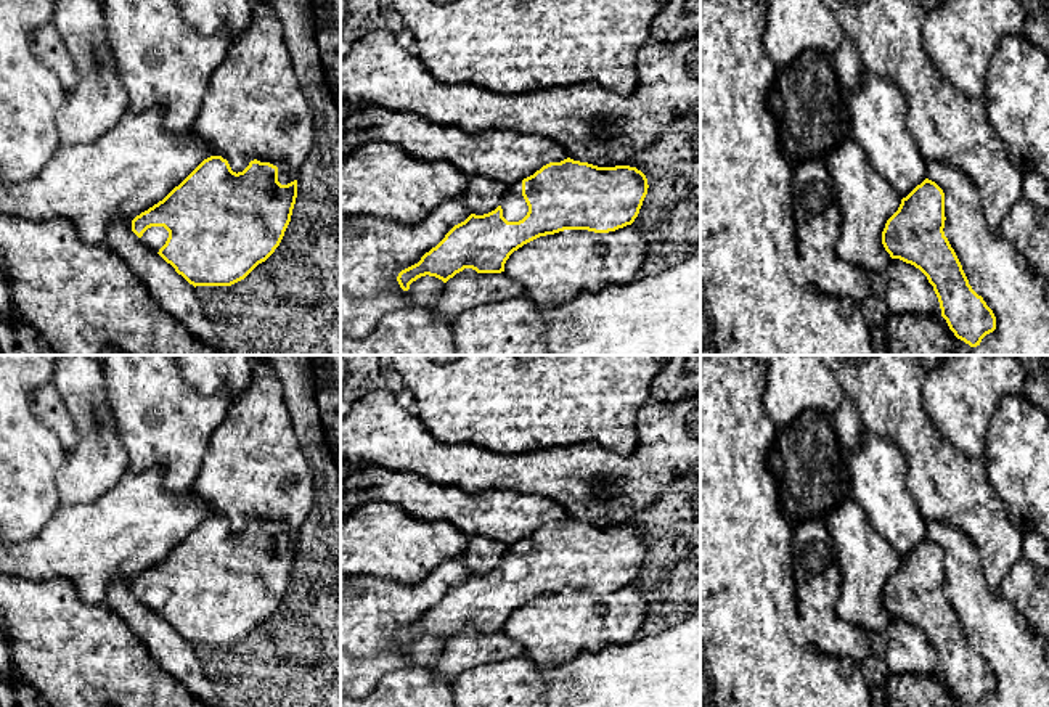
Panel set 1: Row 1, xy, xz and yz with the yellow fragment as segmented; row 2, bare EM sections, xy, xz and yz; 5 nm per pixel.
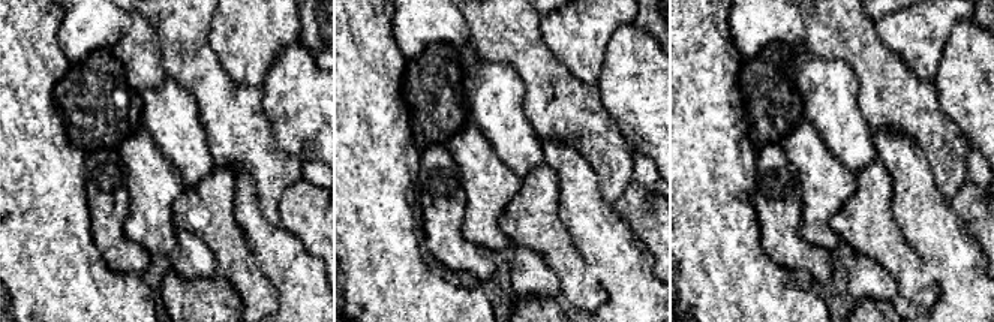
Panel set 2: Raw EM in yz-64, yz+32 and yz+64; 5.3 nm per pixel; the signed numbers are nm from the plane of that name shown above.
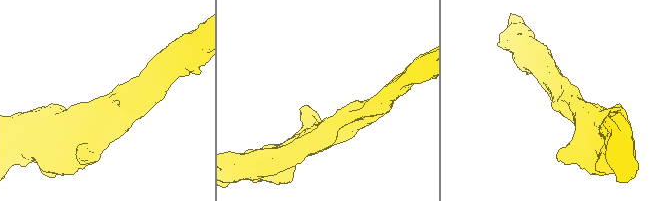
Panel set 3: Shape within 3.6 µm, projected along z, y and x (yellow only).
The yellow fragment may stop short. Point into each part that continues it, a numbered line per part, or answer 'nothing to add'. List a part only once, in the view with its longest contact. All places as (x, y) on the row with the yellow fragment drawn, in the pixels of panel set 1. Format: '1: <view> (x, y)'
1: xz (514, 208)

